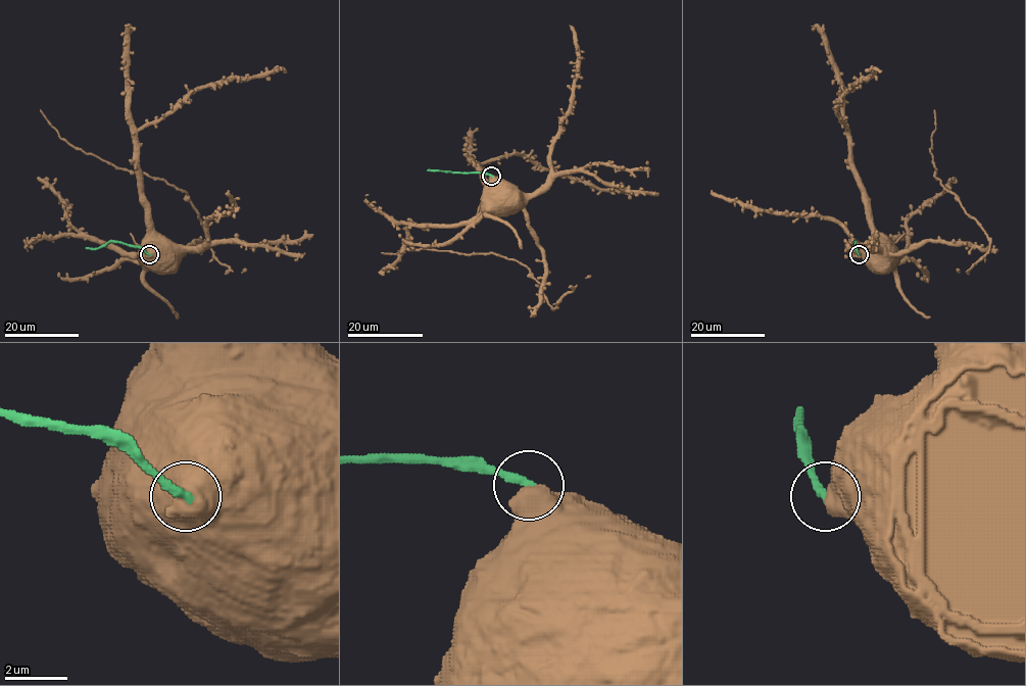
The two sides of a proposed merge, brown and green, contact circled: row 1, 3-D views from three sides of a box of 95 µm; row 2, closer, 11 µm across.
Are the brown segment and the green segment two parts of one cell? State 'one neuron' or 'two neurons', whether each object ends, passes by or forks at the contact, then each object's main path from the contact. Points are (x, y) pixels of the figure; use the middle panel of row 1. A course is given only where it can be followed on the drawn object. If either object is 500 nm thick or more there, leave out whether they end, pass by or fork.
two neurons | brown via (491, 176), (490, 186), (499, 195) | green via (491, 176), (428, 169)

